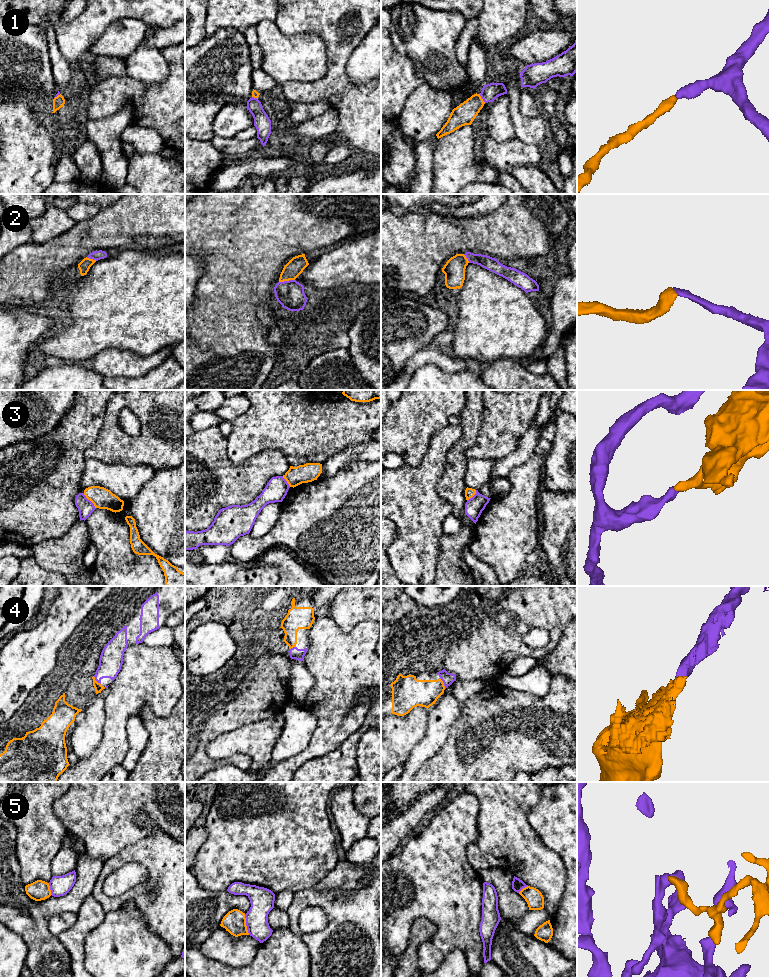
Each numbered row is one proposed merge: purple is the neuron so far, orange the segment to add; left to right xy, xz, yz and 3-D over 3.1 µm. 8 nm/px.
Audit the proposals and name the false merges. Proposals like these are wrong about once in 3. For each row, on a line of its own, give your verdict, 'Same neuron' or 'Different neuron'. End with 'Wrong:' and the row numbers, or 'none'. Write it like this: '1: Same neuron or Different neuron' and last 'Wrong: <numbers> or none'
1: Same neuron
2: Same neuron
3: Different neuron
4: Same neuron
5: Different neuron
Wrong: 3, 5

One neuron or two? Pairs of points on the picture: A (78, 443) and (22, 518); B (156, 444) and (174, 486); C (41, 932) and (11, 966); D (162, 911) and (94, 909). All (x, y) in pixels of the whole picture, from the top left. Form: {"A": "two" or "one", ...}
{"A": "one", "B": "two", "C": "two", "D": "two"}

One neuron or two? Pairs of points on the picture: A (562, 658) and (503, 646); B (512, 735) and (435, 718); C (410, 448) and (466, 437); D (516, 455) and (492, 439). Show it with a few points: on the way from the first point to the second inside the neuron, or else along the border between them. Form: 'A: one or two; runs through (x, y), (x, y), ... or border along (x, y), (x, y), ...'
A: two; border along (560, 636), (558, 644), (548, 653), (537, 659)
B: two; border along (464, 701), (461, 715), (450, 727), (444, 743)
C: one; runs through (426, 429), (444, 411), (459, 411), (466, 418)
D: two; border along (525, 431), (518, 438), (517, 445), (496, 460)

